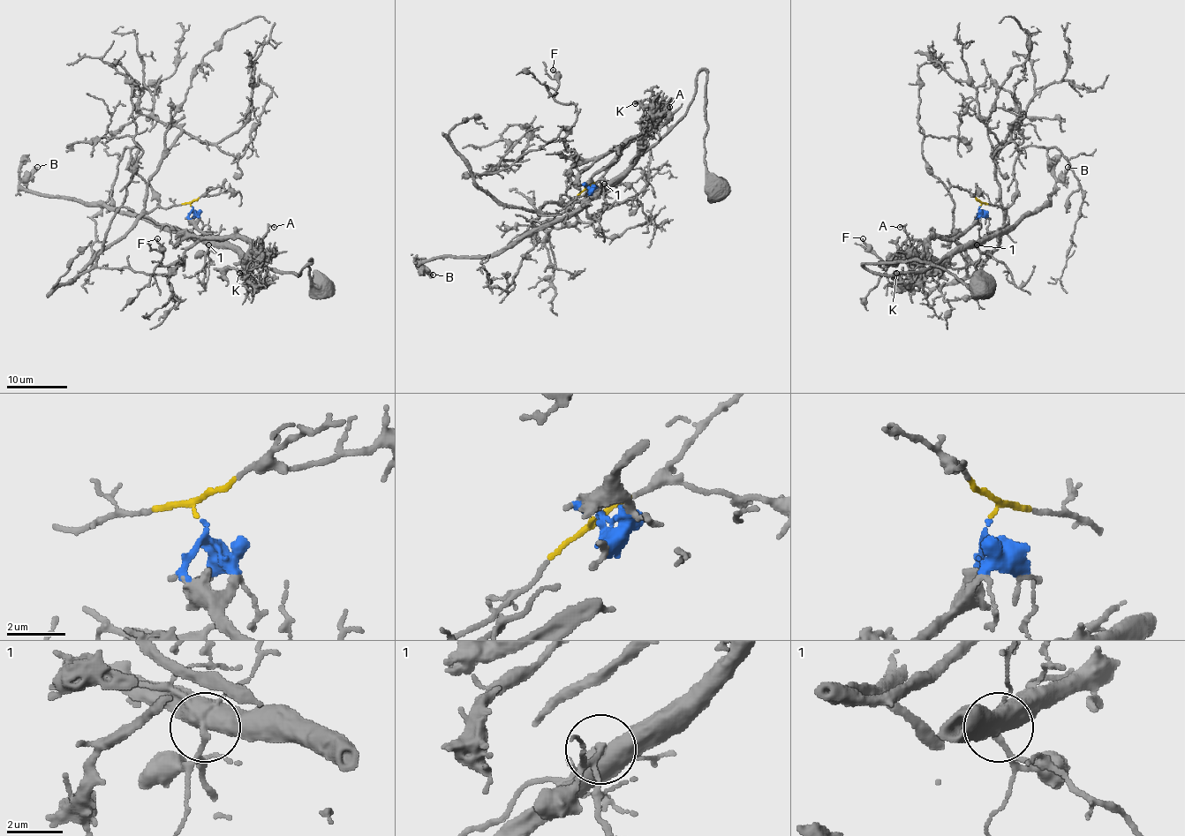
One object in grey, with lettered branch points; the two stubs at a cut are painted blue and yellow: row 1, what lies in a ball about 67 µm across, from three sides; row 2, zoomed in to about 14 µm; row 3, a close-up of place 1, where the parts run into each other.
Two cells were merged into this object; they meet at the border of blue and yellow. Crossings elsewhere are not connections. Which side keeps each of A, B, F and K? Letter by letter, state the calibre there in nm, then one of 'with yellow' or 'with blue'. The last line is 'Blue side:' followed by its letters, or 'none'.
A: 120 nm thick; with blue
B: 400 nm thick; with blue
F: 120 nm thick; with yellow
K: 120 nm thick; with blue
Blue side: A, B, K

